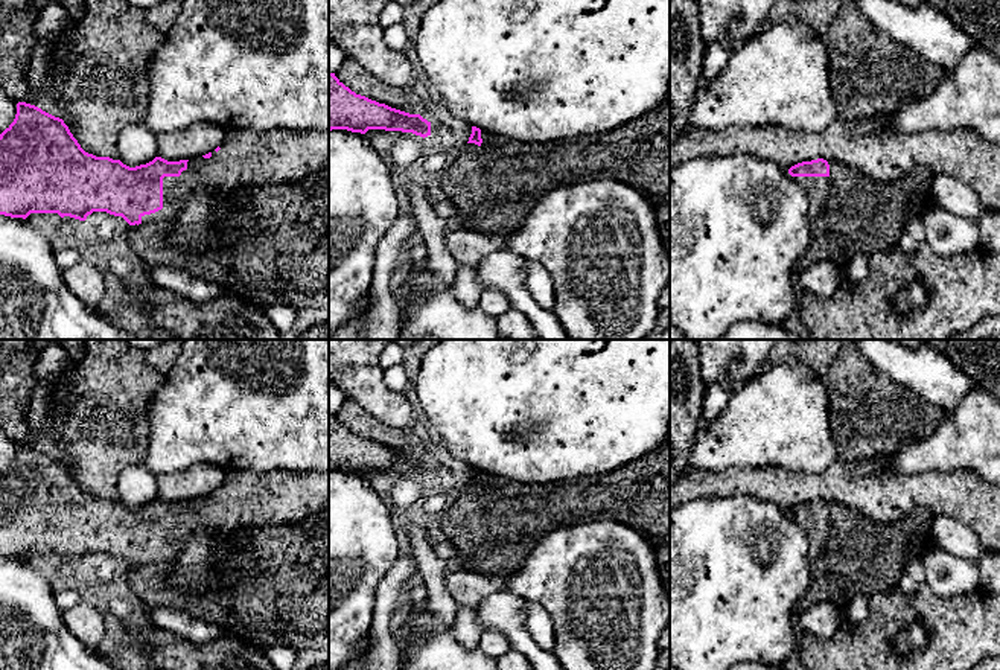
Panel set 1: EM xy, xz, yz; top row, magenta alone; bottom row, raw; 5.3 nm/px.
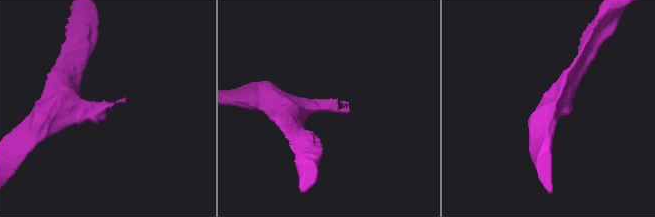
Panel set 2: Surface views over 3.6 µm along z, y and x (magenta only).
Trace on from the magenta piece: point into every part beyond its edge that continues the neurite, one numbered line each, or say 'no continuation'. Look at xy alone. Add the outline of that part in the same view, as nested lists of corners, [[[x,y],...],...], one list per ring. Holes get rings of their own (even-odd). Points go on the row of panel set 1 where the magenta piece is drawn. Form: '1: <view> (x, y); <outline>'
1: xy (245, 157); [[[247,128],[227,129],[219,151],[210,158],[195,157],[180,177],[163,178],[163,209],[142,216],[142,224],[166,221],[180,207],[181,201],[201,187],[237,189],[245,184],[265,186],[292,183],[329,164],[329,129],[295,132],[272,129],[256,132]]]

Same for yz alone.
1: yz (816, 188); [[[793,177],[808,195],[810,216],[814,218],[822,209],[830,192],[830,177]]]

